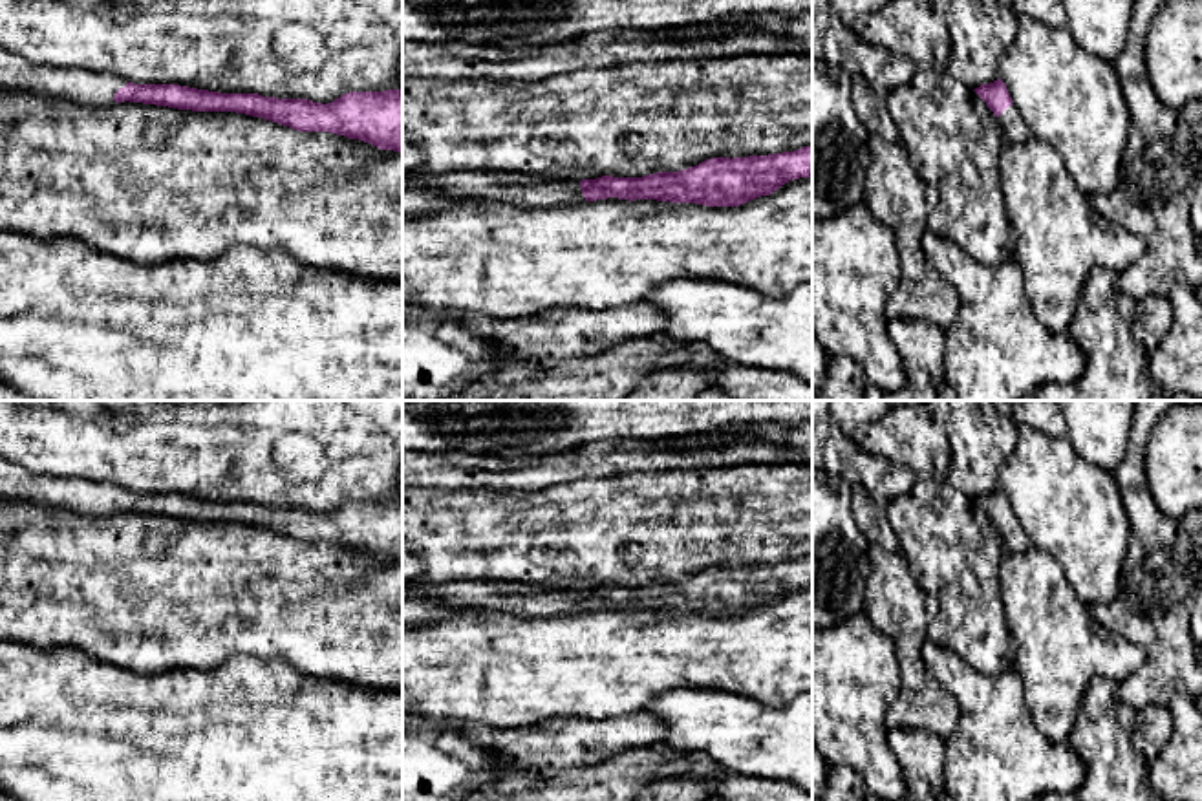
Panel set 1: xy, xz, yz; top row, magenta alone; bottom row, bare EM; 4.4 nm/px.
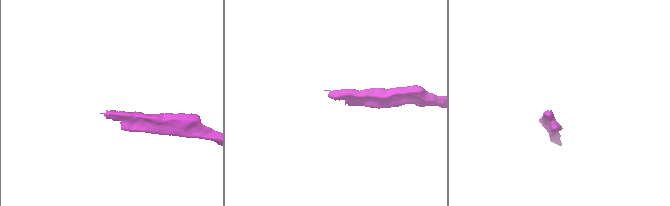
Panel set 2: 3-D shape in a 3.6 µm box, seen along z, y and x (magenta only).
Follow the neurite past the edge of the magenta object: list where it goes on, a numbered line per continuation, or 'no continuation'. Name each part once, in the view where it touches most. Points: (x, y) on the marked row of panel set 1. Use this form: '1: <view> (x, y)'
1: xy (81, 86)

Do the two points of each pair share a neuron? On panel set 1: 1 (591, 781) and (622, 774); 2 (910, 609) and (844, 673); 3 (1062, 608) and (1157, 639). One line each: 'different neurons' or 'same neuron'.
1: same neuron
2: different neurons
3: different neurons

